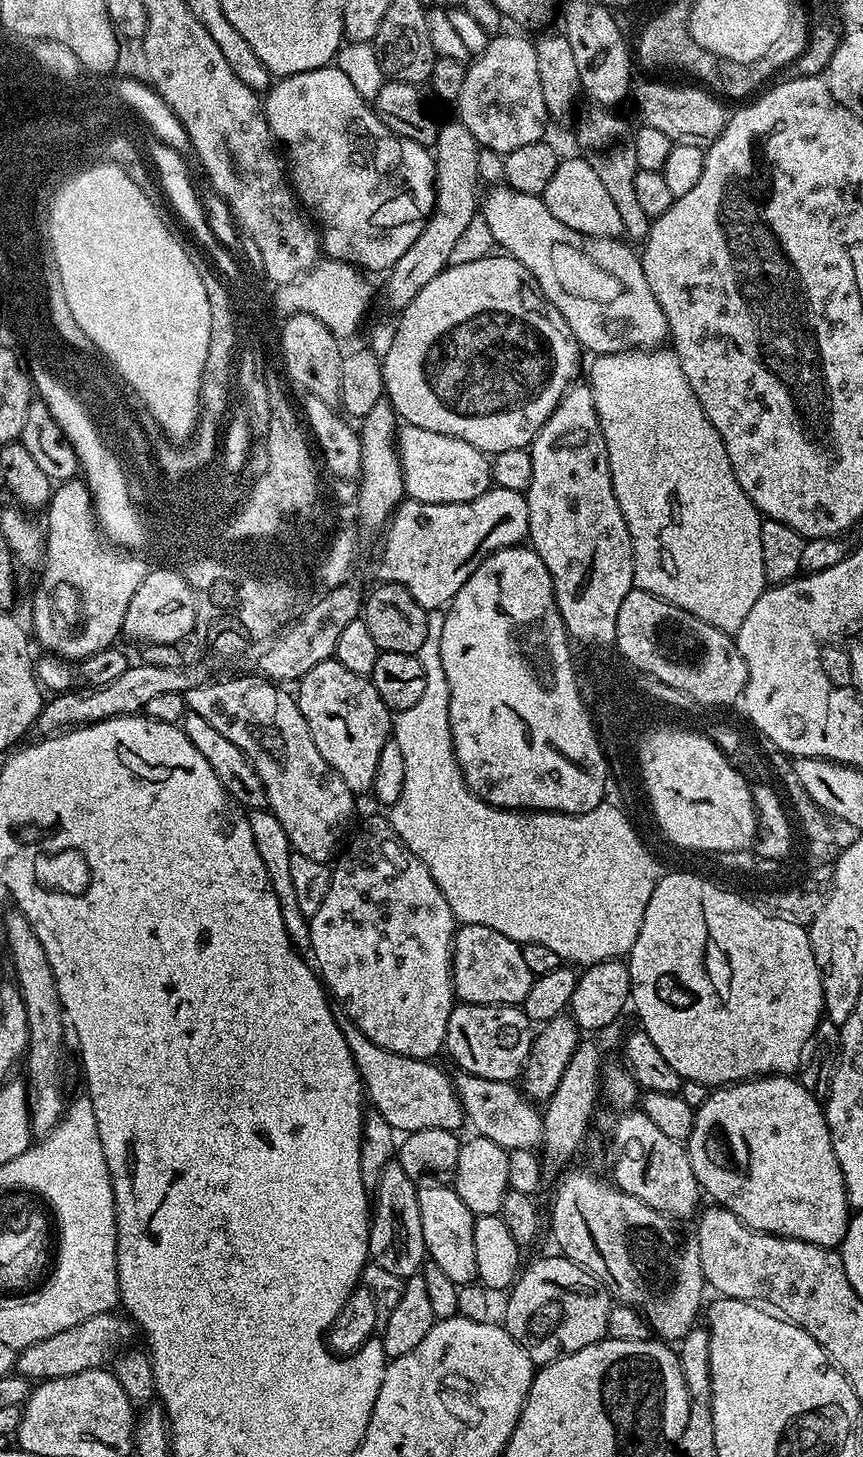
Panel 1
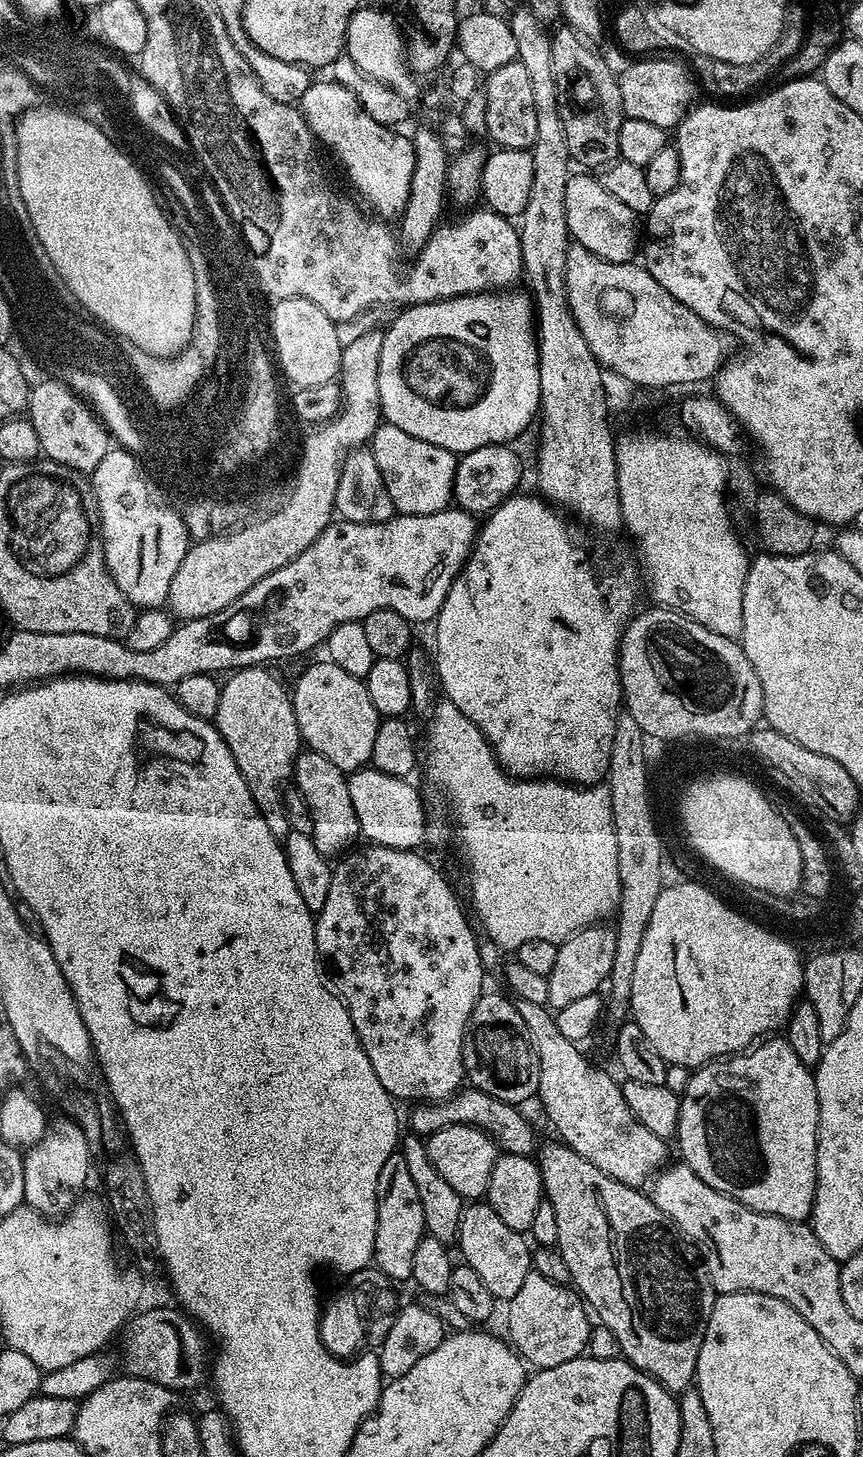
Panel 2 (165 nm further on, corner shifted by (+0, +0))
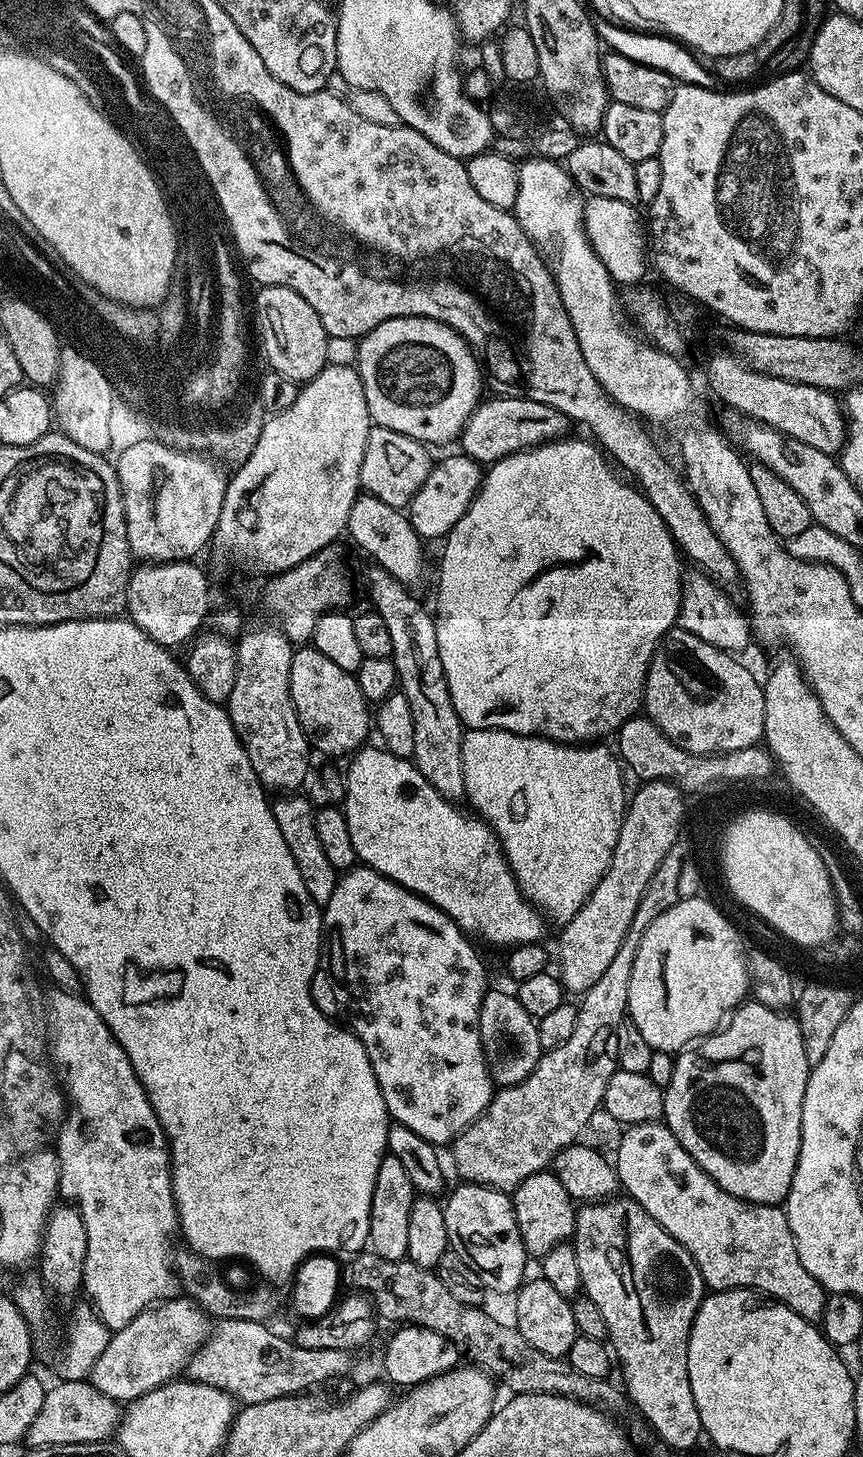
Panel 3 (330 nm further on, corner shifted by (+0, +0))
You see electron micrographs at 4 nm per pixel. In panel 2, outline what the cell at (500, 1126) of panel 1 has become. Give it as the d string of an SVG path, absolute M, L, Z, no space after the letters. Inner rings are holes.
M555 1143L548 1144L545 1148L543 1145L539 1149L538 1163L544 1179L545 1197L550 1202L550 1206L554 1206L554 1215L558 1221L558 1238L555 1247L562 1254L562 1258L566 1258L566 1270L570 1270L570 1281L574 1285L575 1291L594 1313L595 1319L606 1325L613 1332L614 1338L618 1338L620 1356L623 1359L631 1362L635 1368L642 1370L646 1375L654 1377L669 1392L673 1394L685 1392L686 1389L693 1387L698 1366L698 1350L702 1350L702 1338L706 1334L706 1326L710 1322L710 1310L718 1295L716 1288L712 1285L712 1279L708 1277L708 1270L704 1267L700 1253L696 1251L695 1244L687 1239L671 1220L666 1218L666 1214L662 1214L662 1210L658 1210L658 1206L654 1206L651 1195L602 1174L602 1170L598 1170L598 1166L594 1166L594 1162L586 1162L586 1158L582 1158L582 1154L575 1152L568 1144Z

